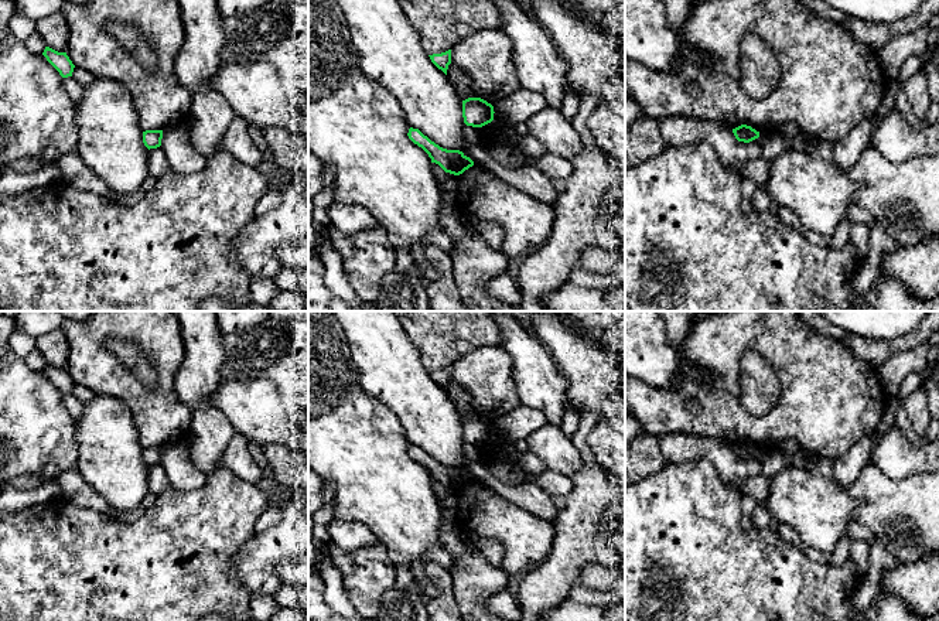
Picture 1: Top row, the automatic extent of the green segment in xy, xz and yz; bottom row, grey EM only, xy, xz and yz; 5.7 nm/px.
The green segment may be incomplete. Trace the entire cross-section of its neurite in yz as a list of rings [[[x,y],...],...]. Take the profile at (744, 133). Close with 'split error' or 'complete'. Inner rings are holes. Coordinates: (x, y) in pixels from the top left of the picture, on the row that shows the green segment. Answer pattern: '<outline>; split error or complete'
[[[741,124],[733,129],[733,133],[738,141],[750,143],[759,137],[759,132],[752,129],[751,126]]]; complete

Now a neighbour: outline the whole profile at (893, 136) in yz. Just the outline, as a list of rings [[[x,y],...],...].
[[[897,109],[877,123],[871,146],[890,161],[902,163],[915,156],[939,154],[939,120],[912,129]]]

